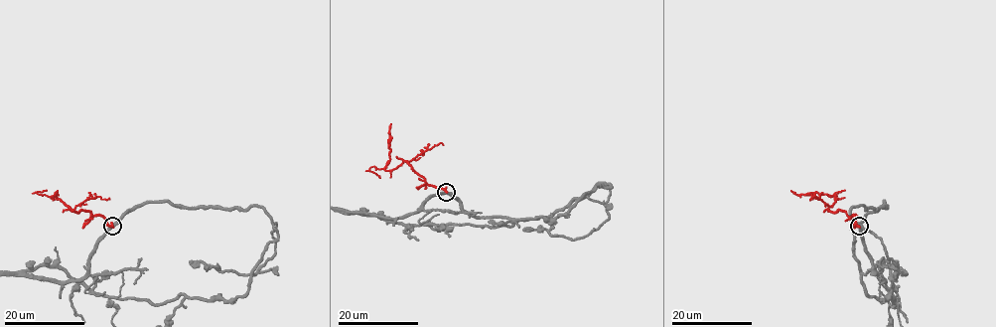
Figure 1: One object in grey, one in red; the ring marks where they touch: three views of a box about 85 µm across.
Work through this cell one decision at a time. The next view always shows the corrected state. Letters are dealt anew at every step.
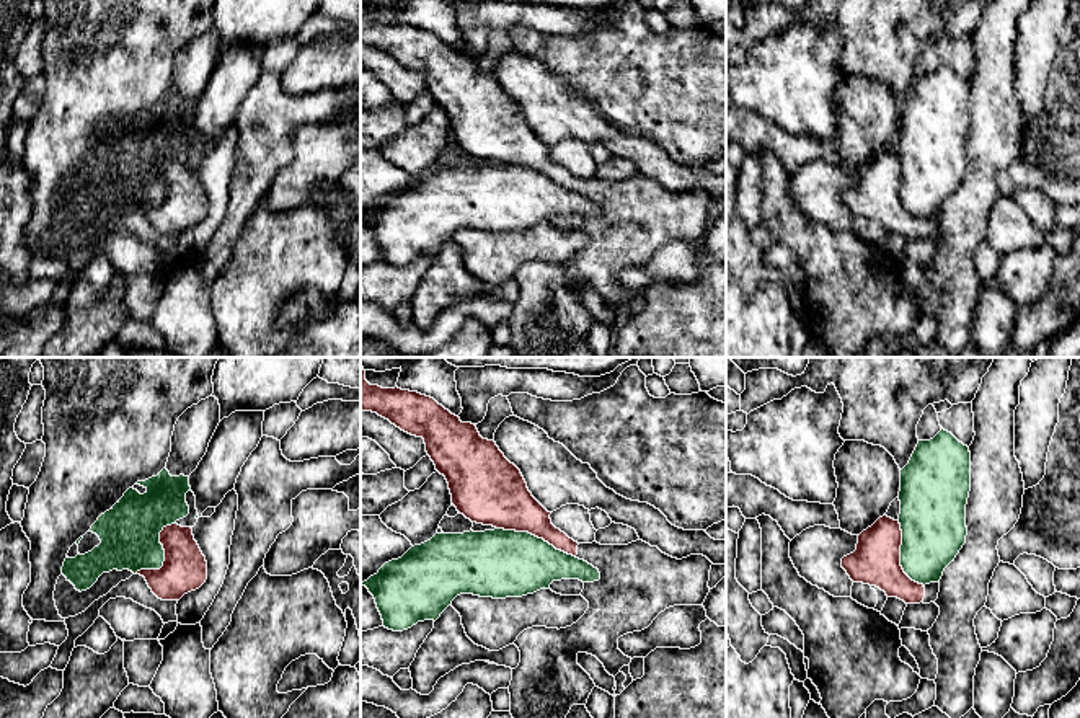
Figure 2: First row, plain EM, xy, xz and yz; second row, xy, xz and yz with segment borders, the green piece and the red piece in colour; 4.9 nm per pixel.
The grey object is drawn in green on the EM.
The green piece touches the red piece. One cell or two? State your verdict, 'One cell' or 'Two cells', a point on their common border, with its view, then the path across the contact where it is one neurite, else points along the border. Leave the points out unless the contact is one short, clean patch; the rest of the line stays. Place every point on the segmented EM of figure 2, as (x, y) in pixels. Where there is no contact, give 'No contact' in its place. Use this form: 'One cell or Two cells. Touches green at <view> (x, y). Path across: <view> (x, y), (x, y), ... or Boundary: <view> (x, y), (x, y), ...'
Two cells. Touches green at xz (534, 536)

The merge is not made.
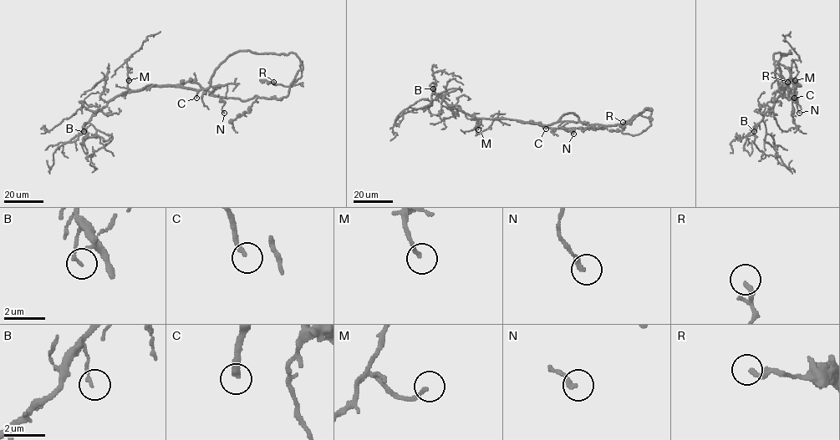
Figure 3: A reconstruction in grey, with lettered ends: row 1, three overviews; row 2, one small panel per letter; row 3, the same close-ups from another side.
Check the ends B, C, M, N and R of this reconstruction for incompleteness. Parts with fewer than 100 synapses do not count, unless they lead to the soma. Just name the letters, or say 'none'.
C

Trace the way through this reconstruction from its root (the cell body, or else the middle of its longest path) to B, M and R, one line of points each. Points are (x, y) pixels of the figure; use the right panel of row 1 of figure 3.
B: (789, 88), (784, 86), (772, 108), (753, 128), (754, 131)
M: (789, 88), (784, 86), (784, 90), (784, 84), (789, 79), (795, 80)
R: (789, 88), (778, 60), (790, 50), (791, 53), (774, 54), (774, 59), (785, 66), (801, 85), (787, 82)

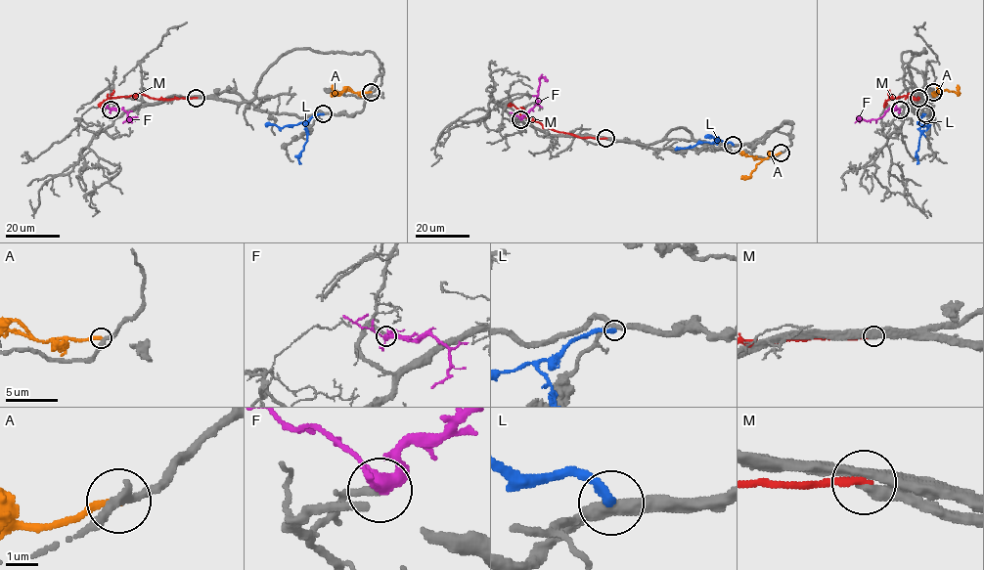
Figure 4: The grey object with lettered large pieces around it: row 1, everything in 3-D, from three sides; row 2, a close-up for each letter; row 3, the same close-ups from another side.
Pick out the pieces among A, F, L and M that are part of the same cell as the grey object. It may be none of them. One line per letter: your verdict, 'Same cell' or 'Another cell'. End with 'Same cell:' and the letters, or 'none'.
A: Another cell
F: Same cell
L: Another cell
M: Another cell
Same cell: F

